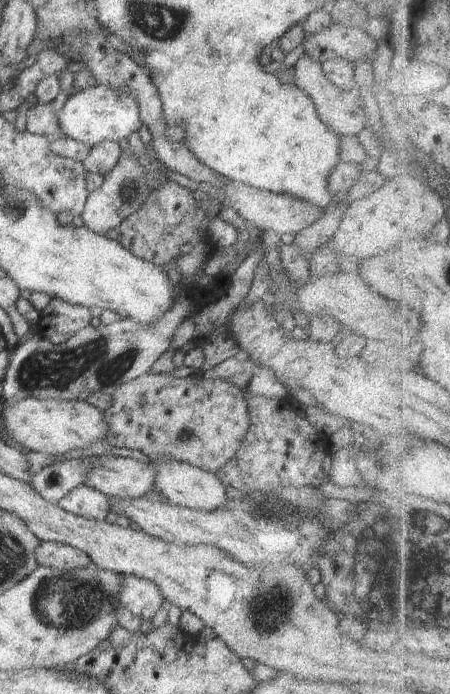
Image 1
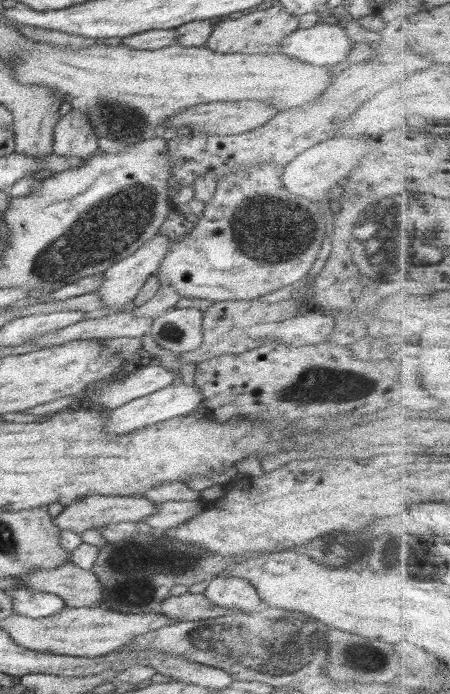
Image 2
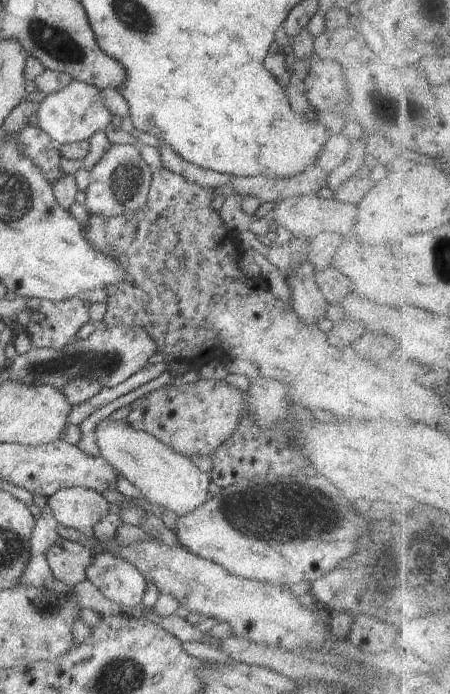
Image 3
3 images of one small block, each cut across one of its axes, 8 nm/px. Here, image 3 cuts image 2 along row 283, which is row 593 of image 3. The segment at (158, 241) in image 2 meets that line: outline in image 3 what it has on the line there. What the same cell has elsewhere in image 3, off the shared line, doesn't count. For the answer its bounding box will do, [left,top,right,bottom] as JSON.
[85,551,146,606]

